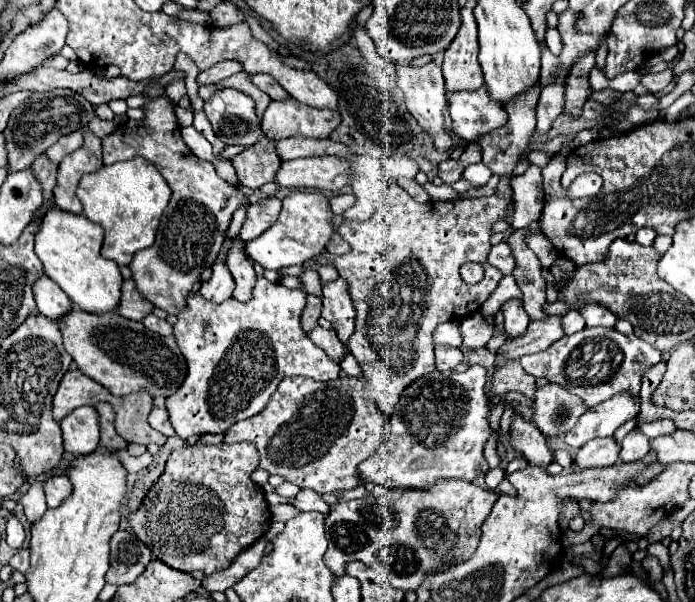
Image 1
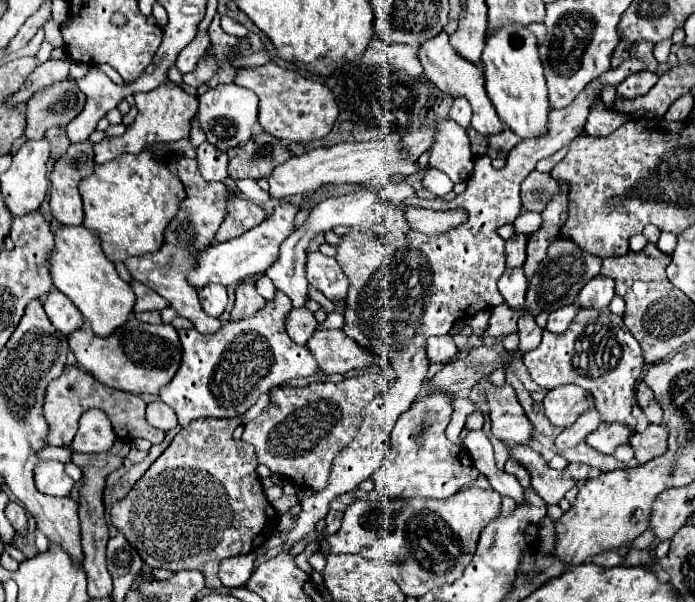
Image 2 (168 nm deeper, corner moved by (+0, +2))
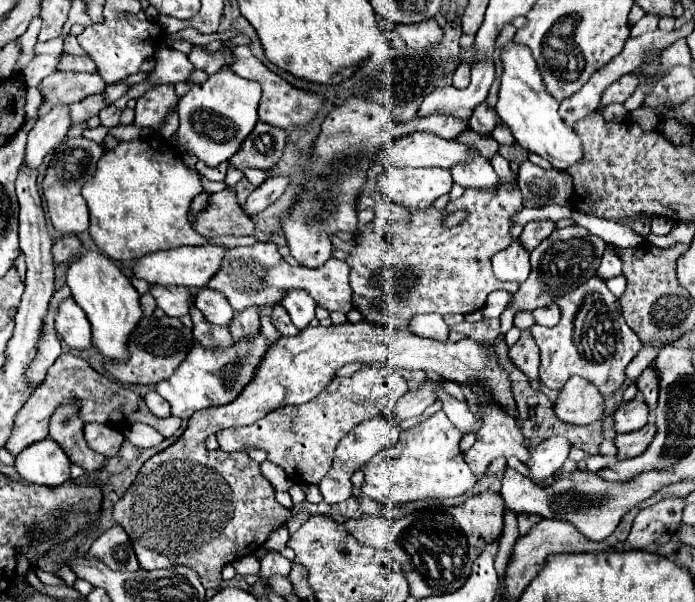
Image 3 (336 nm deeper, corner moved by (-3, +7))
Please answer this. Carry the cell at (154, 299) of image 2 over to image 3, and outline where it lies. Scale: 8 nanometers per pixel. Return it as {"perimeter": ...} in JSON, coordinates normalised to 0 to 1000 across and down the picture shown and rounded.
{"perimeter":[[[219,475],[216,488],[222,492],[224,505],[236,515],[239,525],[265,525],[273,518],[276,508],[276,482],[273,478],[224,478]]]}

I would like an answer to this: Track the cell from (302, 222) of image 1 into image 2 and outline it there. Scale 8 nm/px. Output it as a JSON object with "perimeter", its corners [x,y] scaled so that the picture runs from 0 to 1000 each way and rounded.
{"perimeter":[[[404,334],[393,357],[387,364],[381,364],[376,374],[358,380],[355,387],[350,387],[347,394],[329,397],[324,404],[309,404],[301,414],[295,414],[295,420],[289,420],[289,427],[283,430],[283,444],[272,453],[272,470],[283,480],[304,473],[304,470],[318,470],[324,477],[344,470],[353,460],[361,460],[367,453],[381,453],[399,430],[401,430],[401,410],[404,404],[427,380],[424,377],[424,360],[433,350],[430,341],[416,337],[416,334]]]}

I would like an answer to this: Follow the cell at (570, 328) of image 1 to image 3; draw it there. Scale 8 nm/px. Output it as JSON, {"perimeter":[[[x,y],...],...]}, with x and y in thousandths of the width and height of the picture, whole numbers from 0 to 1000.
{"perimeter":[[[791,505],[791,508],[783,508],[783,512],[771,512],[765,515],[765,525],[768,525],[768,535],[777,538],[777,542],[800,542],[803,532],[806,532],[806,515],[800,512],[800,505]]]}

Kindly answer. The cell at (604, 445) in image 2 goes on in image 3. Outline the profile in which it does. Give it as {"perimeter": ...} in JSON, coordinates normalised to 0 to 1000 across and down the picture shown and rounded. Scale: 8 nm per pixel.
{"perimeter":[[[915,658],[912,664],[898,668],[892,674],[892,681],[883,688],[883,694],[886,694],[886,718],[889,721],[921,714],[932,701],[932,674],[921,658]]]}

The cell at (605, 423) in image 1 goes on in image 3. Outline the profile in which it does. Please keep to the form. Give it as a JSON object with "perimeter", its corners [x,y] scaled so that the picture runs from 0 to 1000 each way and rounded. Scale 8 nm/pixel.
{"perimeter":[[[794,724],[777,734],[765,748],[765,757],[754,767],[754,774],[763,784],[763,794],[771,804],[794,794],[817,761],[817,748],[820,748],[820,734],[812,724]]]}

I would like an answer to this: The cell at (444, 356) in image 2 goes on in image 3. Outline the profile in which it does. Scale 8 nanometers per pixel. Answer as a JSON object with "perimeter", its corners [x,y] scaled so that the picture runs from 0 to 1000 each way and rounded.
{"perimeter":[[[601,522],[601,525],[593,525],[587,535],[584,535],[584,548],[596,551],[599,558],[607,558],[607,561],[622,561],[622,565],[645,565],[645,542],[642,535],[636,532],[633,522]]]}

